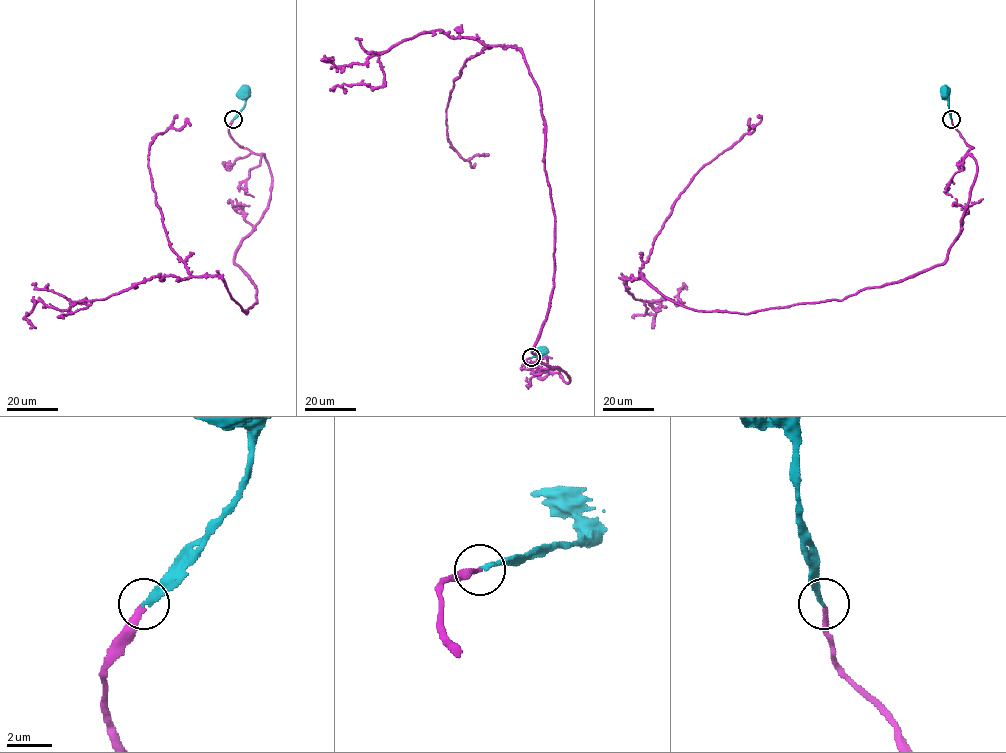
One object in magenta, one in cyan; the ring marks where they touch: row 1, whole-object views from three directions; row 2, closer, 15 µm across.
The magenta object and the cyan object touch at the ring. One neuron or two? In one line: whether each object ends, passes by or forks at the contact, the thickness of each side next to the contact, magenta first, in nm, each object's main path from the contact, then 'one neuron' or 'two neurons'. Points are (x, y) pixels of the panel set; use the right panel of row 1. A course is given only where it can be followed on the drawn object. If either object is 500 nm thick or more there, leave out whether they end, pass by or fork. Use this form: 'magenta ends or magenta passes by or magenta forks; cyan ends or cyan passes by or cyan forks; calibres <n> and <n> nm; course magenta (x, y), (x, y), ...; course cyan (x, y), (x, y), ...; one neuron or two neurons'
magenta ends; cyan ends; calibres 240 and 200 nm; course magenta (951, 119), (976, 168), (943, 263), (842, 300), (693, 310), (640, 268), (678, 195), (748, 125); course cyan (951, 119), (945, 92); one neuron

